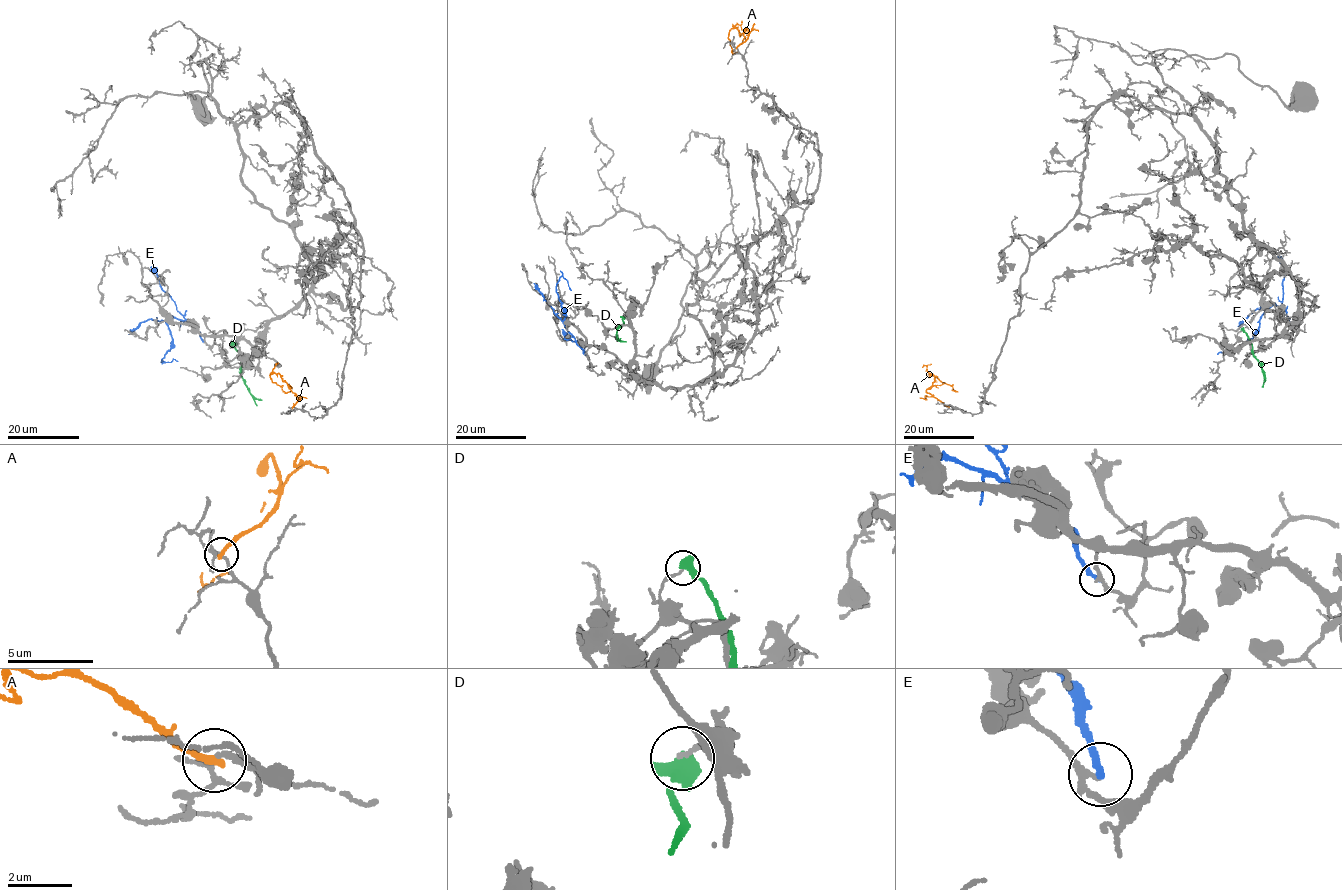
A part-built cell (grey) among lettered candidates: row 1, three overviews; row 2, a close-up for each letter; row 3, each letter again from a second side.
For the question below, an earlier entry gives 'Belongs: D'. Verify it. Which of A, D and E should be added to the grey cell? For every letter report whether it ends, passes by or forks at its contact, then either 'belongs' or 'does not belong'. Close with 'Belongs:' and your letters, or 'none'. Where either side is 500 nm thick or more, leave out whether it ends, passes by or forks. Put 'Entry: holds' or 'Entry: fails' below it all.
A: it ends | does not belong
D: does not belong
E: it ends | does not belong
Belongs: none
Entry: fails

